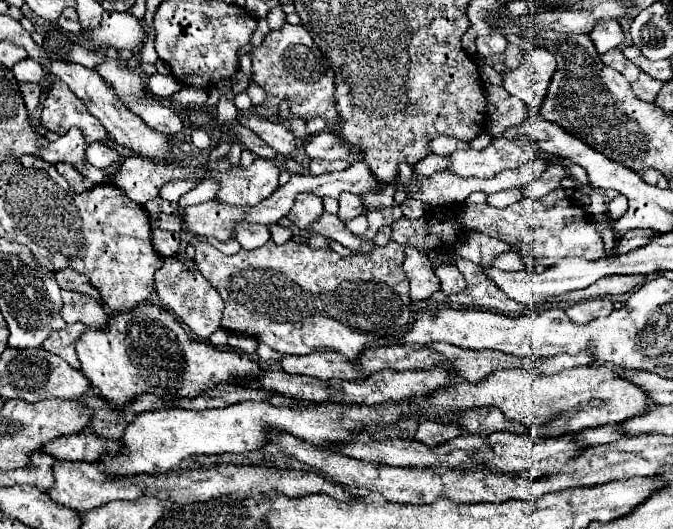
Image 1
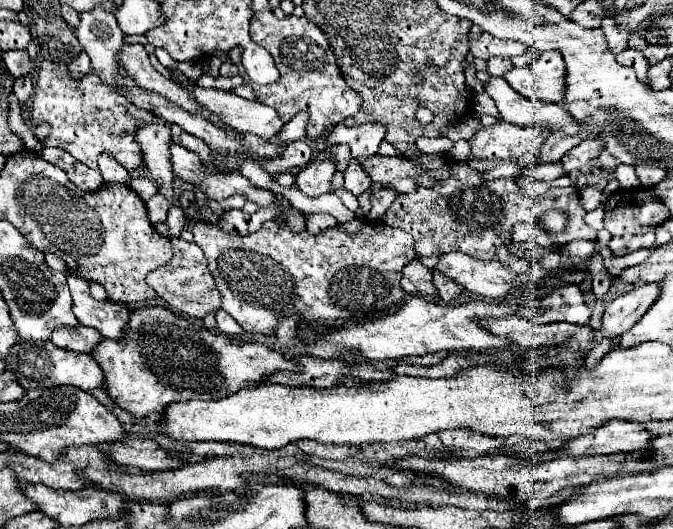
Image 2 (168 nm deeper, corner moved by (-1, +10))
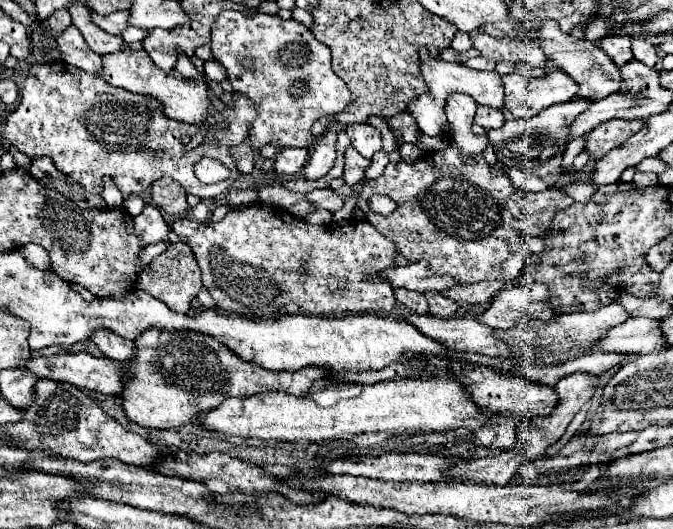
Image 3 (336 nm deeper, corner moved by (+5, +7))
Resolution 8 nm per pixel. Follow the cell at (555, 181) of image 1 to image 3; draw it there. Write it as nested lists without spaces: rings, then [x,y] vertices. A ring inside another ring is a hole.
[[[612,119],[602,125],[598,125],[594,131],[590,131],[588,141],[586,141],[586,151],[592,155],[592,159],[600,159],[614,147],[620,147],[630,135],[638,133],[646,125],[644,119]]]

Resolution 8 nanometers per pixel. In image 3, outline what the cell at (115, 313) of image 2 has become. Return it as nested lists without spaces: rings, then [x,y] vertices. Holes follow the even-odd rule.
[[[98,331],[98,335],[94,335],[92,341],[110,359],[116,359],[122,363],[136,359],[136,345],[126,339],[118,339],[118,335],[110,335],[108,331]]]

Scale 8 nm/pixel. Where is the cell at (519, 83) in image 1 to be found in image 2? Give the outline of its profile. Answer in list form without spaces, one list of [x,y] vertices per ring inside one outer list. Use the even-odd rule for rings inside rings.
[[[540,52],[530,66],[512,68],[504,80],[522,96],[540,102],[562,102],[564,96],[564,60],[560,52]]]

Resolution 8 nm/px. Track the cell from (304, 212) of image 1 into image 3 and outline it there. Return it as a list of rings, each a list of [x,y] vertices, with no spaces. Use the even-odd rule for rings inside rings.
[[[328,125],[324,135],[316,141],[316,145],[312,149],[310,161],[304,169],[306,179],[320,179],[332,169],[334,159],[336,159],[334,145],[336,145],[336,129],[334,129],[334,125]]]

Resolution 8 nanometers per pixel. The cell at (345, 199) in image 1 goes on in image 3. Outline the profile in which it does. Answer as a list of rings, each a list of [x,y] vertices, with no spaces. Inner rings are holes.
[[[350,145],[346,149],[346,165],[344,165],[344,181],[346,185],[356,185],[364,179],[364,169],[370,165],[370,159],[358,155],[358,151],[354,151],[354,147]]]

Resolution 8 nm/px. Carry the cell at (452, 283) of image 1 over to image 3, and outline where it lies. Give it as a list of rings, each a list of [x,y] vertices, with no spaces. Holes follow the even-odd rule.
[[[426,291],[424,295],[426,295],[428,305],[430,305],[430,315],[442,317],[442,319],[450,319],[450,317],[456,315],[458,305],[452,299],[442,297],[438,291]]]

